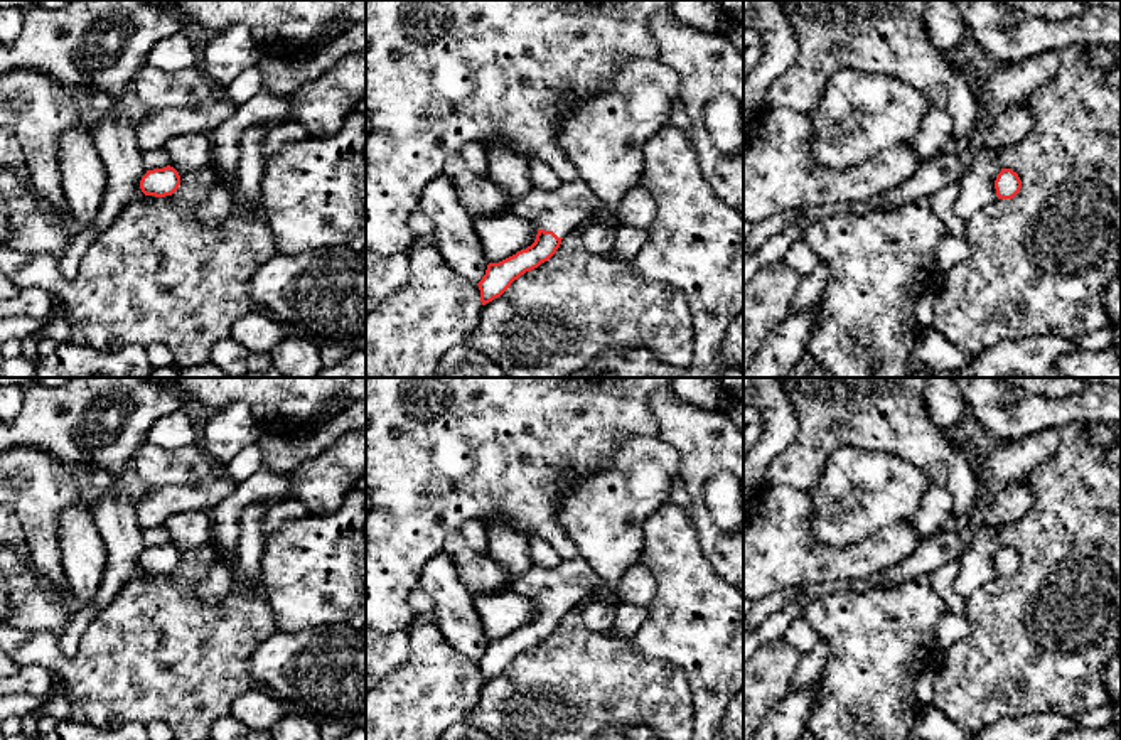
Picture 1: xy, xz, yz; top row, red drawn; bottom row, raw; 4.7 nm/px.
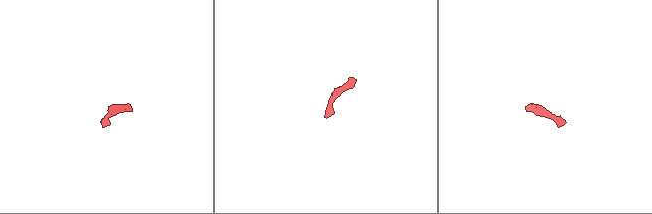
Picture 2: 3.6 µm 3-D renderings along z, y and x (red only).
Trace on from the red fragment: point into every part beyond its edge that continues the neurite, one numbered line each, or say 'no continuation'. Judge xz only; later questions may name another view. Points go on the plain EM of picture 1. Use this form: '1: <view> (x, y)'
1: xz (563, 589)

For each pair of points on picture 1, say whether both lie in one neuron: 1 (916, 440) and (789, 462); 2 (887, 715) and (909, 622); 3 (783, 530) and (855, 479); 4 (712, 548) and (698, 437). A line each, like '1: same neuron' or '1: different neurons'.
1: same neuron
2: same neuron
3: different neurons
4: same neuron

